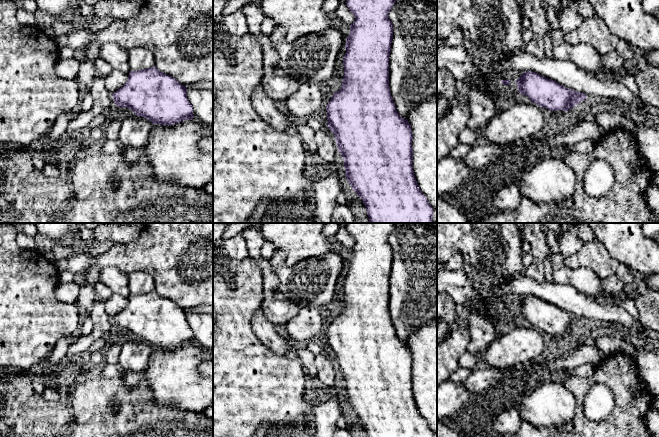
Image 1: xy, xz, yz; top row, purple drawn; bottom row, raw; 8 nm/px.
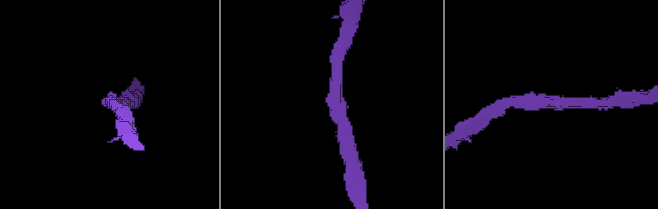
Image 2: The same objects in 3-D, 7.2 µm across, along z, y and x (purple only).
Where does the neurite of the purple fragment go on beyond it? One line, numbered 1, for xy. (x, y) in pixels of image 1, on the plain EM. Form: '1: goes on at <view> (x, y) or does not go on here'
1: does not go on here

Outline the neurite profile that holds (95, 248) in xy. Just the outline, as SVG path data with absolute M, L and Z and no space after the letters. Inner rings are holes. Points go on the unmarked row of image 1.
M90 241L86 244L87 251L93 256L100 256L106 253L115 243L113 241Z

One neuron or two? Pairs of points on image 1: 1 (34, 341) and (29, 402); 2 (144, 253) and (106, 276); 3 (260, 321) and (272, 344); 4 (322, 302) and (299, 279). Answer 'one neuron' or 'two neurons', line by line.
1: two neurons
2: two neurons
3: one neuron
4: one neuron

